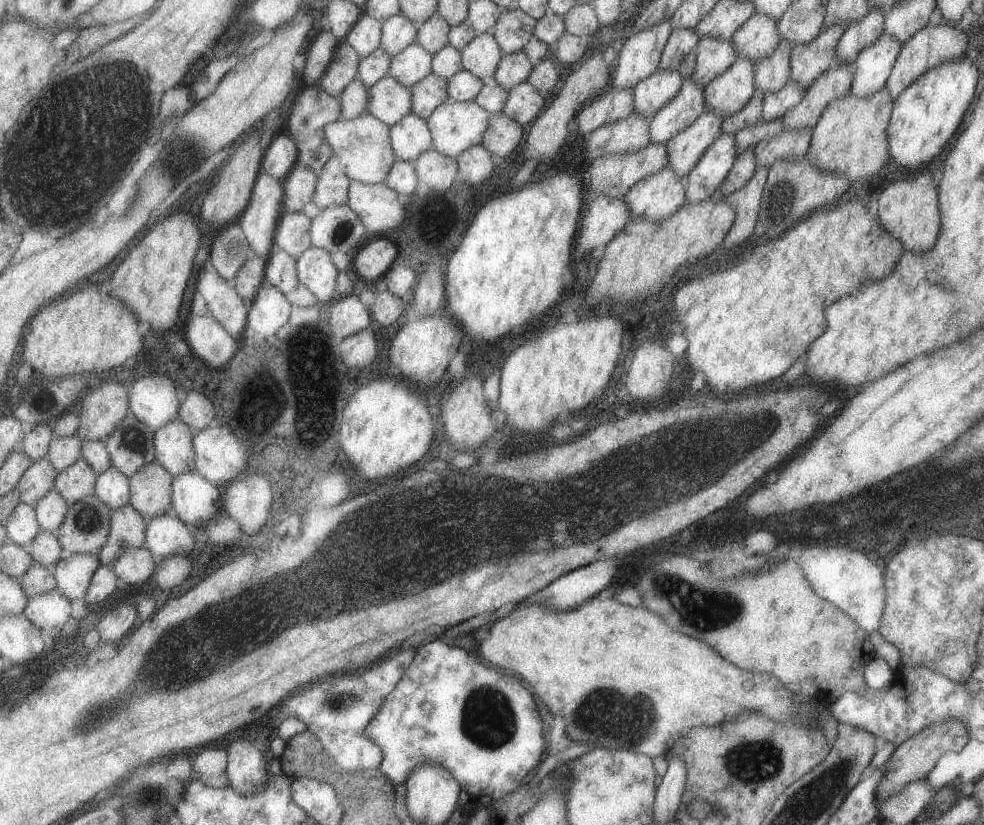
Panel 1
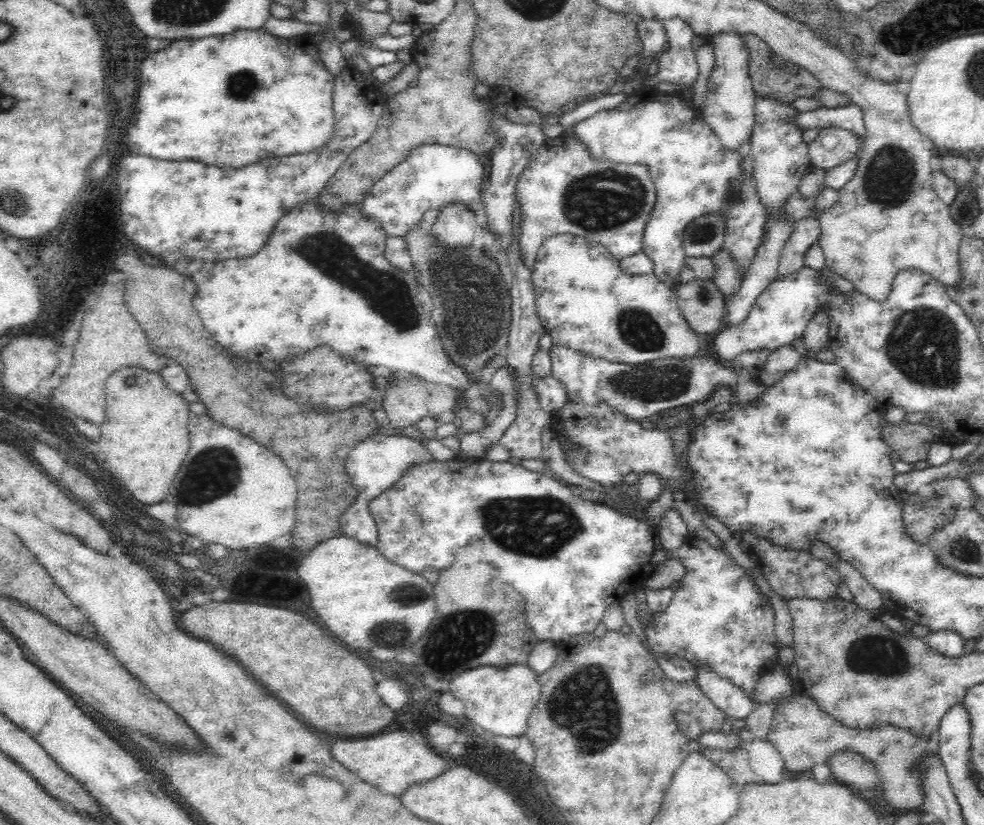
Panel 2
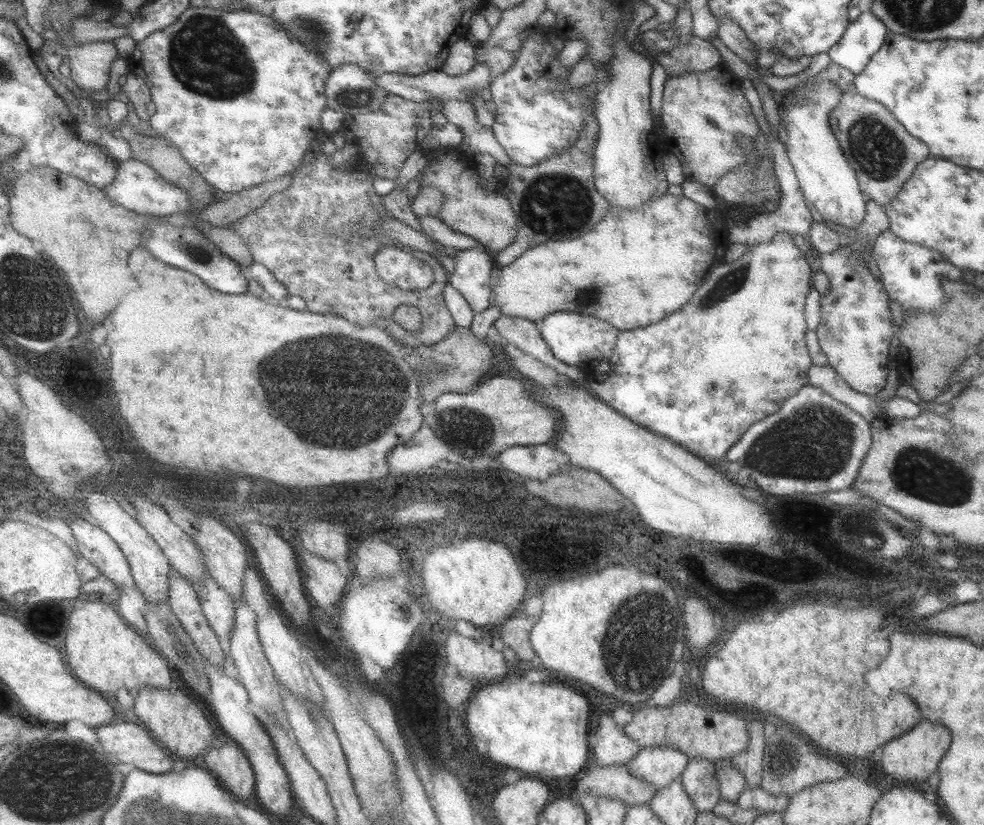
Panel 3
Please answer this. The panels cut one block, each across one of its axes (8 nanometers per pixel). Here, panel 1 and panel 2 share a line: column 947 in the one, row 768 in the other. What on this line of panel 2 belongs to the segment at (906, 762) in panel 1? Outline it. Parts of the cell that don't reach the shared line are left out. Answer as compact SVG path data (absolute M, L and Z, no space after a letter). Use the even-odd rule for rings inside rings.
M700 748L698 754L706 756L712 764L722 768L738 786L748 786L748 784L760 784L762 778L754 774L750 766L750 758L746 750L734 748L734 750L720 750L720 748Z

